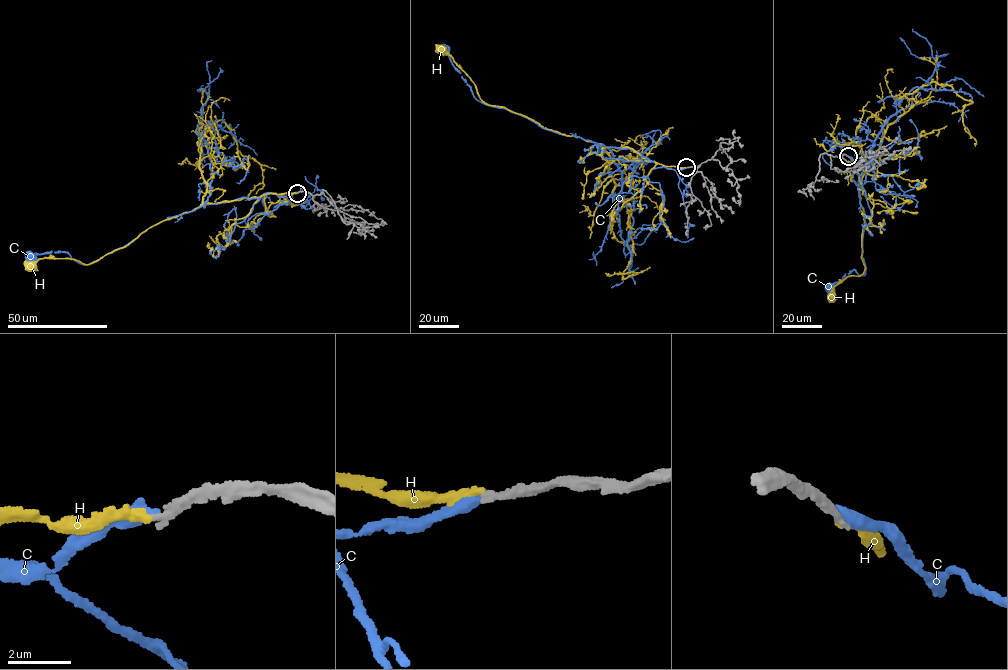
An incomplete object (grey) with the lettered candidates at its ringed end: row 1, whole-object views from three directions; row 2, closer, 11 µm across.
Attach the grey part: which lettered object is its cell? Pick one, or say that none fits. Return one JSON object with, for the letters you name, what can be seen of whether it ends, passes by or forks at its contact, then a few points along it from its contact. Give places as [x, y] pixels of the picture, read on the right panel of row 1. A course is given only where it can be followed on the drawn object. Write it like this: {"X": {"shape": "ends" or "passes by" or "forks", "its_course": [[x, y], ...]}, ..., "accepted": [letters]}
{"accepted": []}

